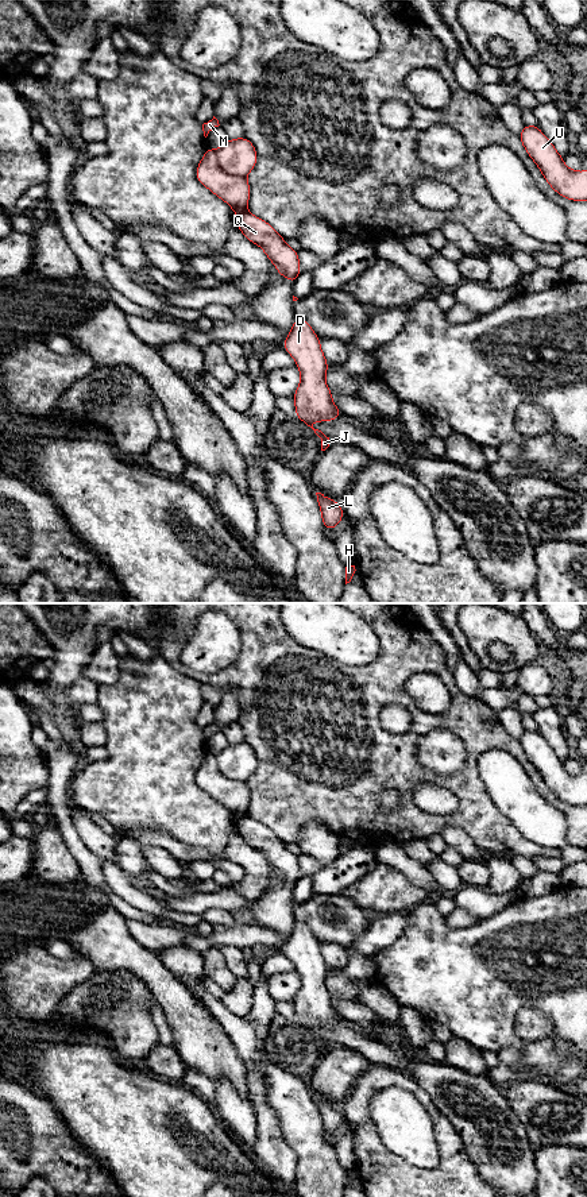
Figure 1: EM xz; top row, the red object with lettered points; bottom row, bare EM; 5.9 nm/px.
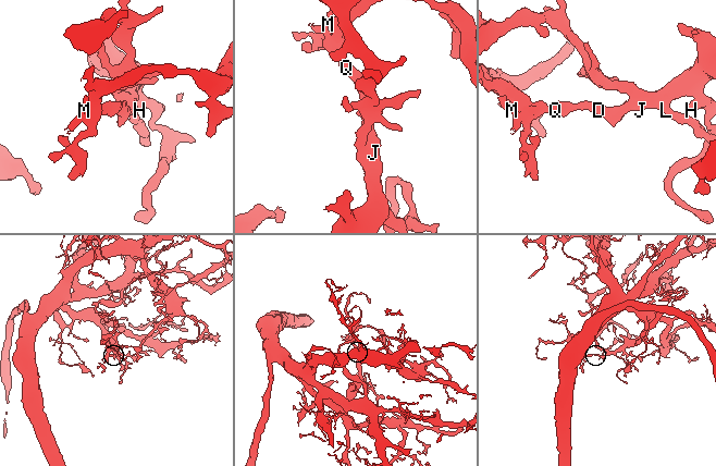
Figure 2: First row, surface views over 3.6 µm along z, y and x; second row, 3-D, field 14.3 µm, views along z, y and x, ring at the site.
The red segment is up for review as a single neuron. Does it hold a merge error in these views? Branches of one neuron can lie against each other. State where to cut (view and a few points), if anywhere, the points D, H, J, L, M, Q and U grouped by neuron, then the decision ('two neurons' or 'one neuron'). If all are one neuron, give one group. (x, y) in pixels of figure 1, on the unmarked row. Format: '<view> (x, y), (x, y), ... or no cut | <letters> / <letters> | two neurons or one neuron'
xz (215, 755), (217, 768), (226, 776), (244, 782) | D H J L Q U / M | two neurons

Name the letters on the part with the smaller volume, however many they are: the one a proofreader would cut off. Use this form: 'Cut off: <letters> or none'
Cut off: M

